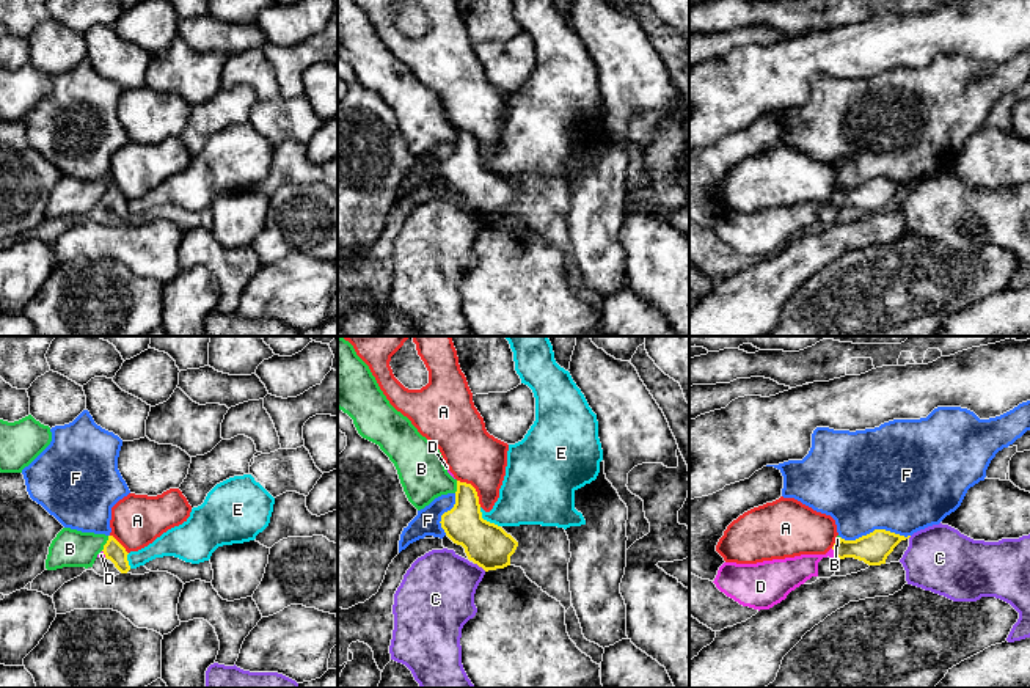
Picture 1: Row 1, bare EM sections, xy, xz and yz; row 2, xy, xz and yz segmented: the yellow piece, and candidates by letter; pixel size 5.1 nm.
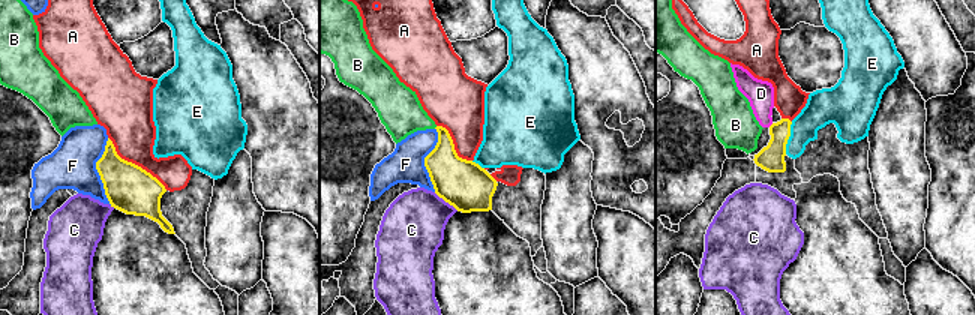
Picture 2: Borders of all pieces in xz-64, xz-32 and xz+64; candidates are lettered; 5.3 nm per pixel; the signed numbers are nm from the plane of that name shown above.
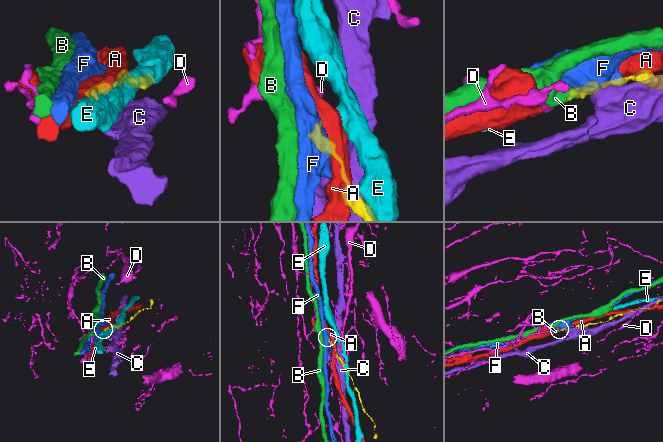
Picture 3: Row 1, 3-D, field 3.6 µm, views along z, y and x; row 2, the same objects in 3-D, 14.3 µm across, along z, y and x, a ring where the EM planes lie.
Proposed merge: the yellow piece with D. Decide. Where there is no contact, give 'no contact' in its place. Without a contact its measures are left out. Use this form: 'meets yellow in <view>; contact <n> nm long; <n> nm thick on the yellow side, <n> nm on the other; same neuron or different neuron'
meets yellow in yz; contact 60 nm long; 160 nm thick on the yellow side, 160 nm on the other; same neuron

